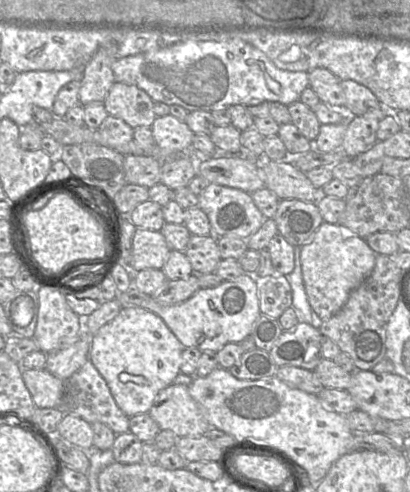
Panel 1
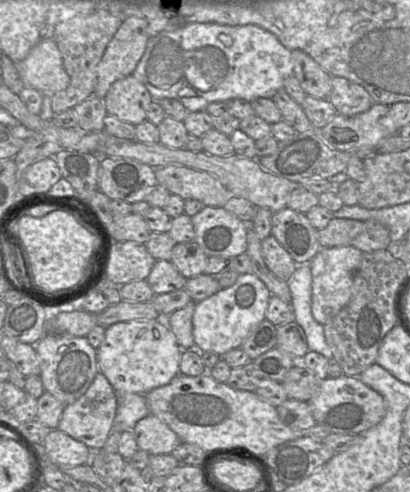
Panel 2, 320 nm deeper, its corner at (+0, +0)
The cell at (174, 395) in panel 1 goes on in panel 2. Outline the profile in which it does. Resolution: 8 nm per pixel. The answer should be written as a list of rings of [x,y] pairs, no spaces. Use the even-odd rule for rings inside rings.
[[[153,414],[140,419],[133,428],[138,448],[150,455],[171,454],[182,443],[178,435]]]

